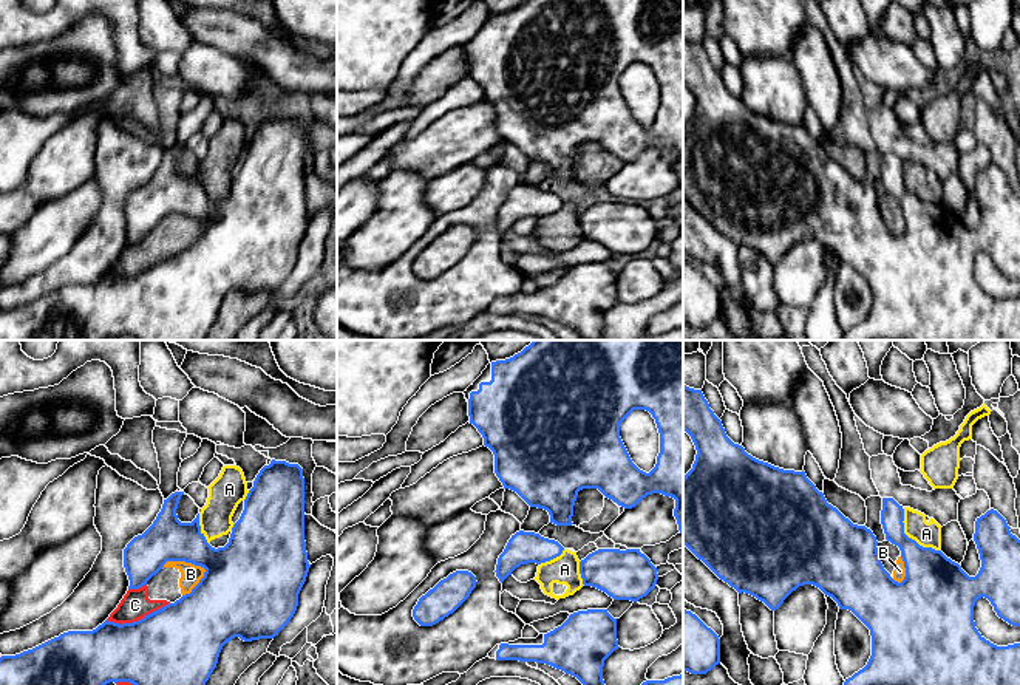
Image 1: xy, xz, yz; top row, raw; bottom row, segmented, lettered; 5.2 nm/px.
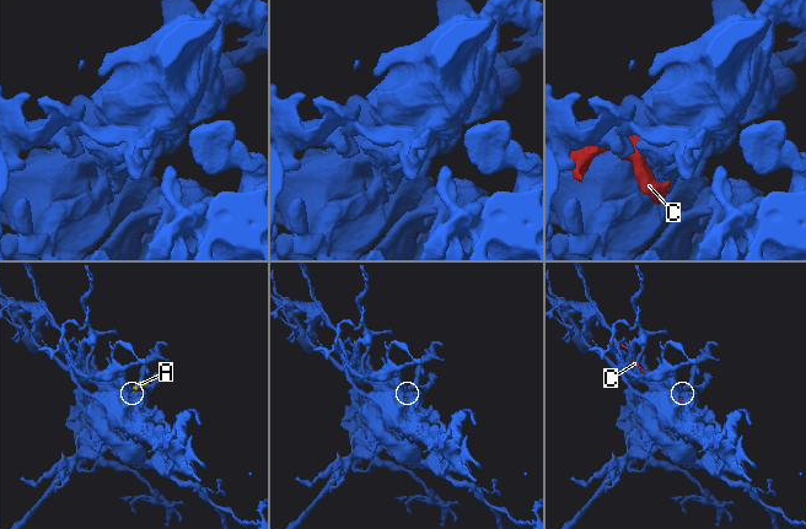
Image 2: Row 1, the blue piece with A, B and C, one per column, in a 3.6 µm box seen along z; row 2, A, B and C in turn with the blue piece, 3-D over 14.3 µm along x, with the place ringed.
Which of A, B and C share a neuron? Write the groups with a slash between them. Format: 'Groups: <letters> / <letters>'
Groups: A B C

